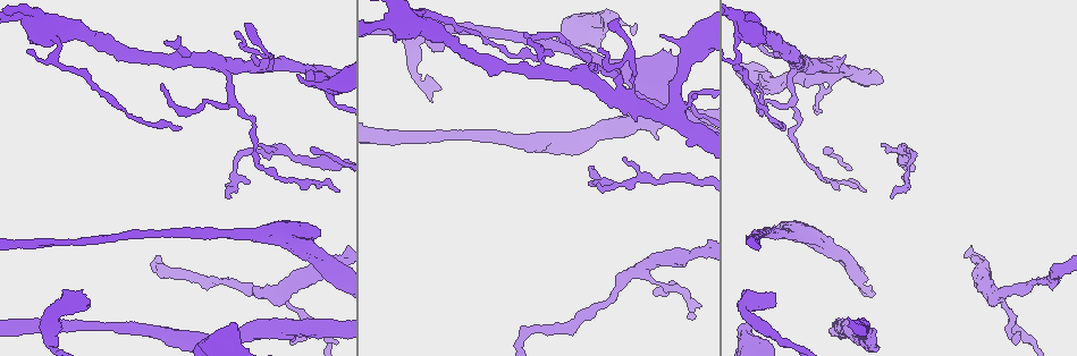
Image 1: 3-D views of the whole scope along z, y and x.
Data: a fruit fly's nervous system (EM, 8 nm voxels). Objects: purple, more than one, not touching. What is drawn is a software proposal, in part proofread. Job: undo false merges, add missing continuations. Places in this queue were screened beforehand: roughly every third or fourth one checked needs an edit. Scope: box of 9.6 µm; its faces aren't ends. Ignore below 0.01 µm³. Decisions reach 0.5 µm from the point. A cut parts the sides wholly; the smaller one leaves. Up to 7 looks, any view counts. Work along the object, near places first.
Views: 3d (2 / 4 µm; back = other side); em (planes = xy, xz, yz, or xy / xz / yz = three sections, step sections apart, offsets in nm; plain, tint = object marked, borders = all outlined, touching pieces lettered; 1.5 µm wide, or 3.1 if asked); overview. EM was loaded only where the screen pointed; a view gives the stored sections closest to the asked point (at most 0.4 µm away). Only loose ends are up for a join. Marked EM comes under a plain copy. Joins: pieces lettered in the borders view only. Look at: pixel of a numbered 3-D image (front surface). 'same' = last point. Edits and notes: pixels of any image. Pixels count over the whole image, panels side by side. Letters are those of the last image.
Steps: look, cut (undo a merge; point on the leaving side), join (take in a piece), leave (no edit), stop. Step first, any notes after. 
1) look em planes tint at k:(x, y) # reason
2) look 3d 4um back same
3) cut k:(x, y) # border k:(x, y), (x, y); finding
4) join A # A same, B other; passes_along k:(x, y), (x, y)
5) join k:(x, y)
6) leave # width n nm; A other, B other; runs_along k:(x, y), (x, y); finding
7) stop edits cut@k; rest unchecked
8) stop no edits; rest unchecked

look 3d 4um back at 1:(589, 166) # free end

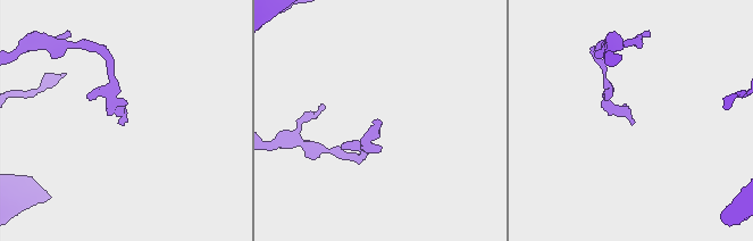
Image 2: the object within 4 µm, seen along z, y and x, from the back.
look em xy step 8 tint at 2:(632, 122)

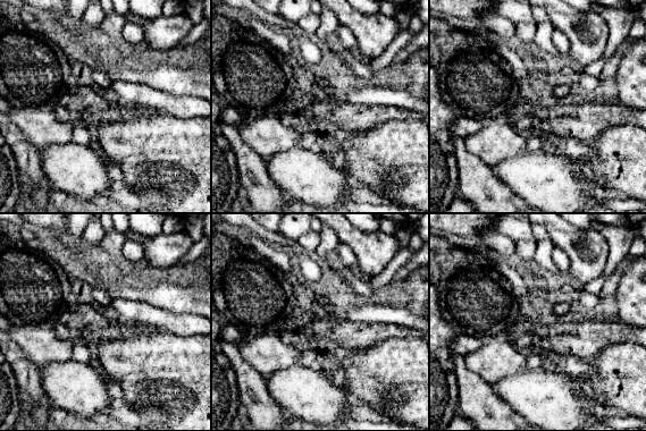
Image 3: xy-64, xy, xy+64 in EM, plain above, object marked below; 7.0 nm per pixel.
look em planes borders same

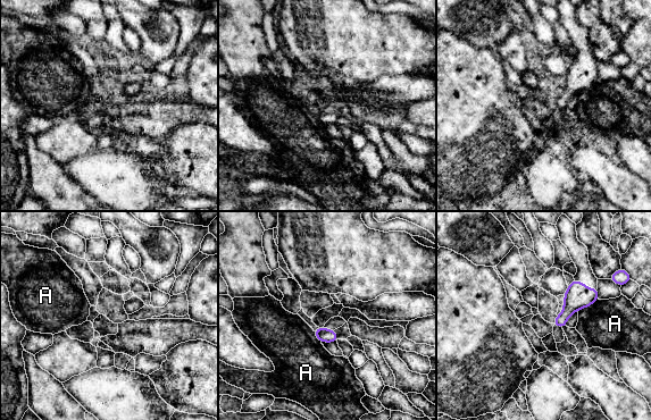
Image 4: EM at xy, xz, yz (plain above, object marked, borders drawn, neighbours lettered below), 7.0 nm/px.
leave # A other; border 4:(598, 299), (577, 311); no lettered piece goes on from it

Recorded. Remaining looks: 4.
look 3d 2um back at 1:(306, 233) # thick end

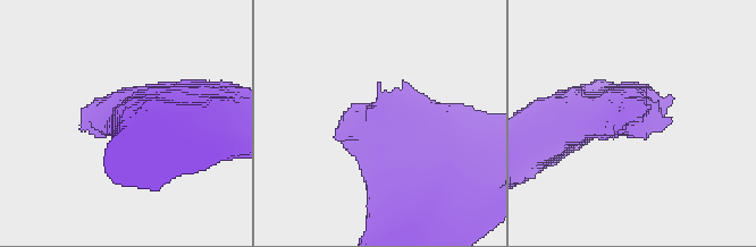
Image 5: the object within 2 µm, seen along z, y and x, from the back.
look em planes borders at 5:(377, 82)

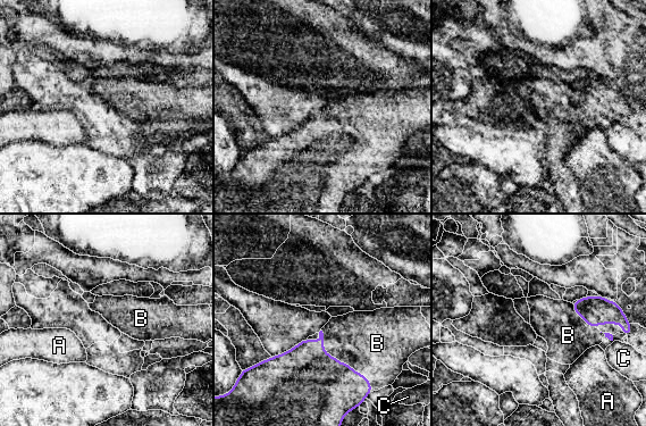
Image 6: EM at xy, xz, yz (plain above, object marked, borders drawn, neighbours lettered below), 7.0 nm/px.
join B # A other, B same, C other; passes_along 6:(317, 390), (340, 362), (367, 341); the cell continues

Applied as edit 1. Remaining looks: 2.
stop edits join@6; rest unchecked

